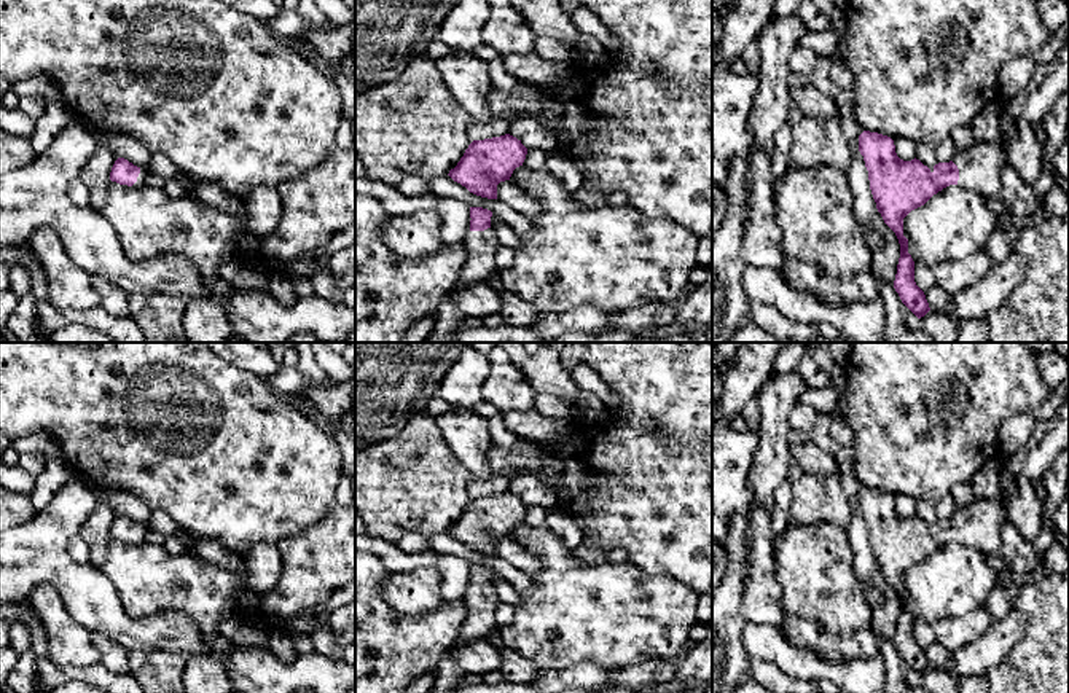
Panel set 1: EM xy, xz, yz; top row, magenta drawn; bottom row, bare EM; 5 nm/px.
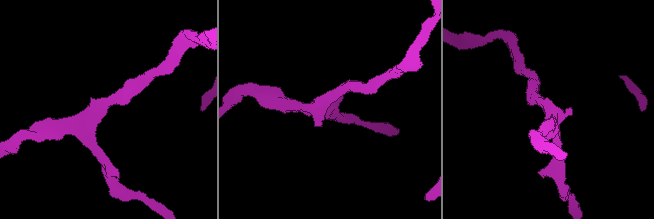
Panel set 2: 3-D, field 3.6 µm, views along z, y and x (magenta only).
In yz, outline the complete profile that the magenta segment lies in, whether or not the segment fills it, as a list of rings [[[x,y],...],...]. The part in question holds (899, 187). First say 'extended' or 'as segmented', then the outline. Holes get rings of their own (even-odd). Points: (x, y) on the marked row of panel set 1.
extended; [[[863,131],[859,135],[859,151],[868,170],[876,209],[900,244],[894,288],[902,303],[921,319],[930,307],[914,282],[914,261],[903,236],[903,218],[950,185],[999,196],[1000,172],[1007,164],[1007,142],[1002,140],[999,145],[975,142],[969,150],[957,150],[950,162],[938,162],[934,167],[916,158],[900,159],[894,140],[878,132]]]

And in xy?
extended; [[[118,158],[112,167],[110,180],[127,186],[143,186],[147,182],[147,169],[134,166],[124,158]]]

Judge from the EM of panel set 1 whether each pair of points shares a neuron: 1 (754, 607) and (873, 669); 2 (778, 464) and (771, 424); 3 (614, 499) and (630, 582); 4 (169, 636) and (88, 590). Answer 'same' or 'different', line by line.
1: different
2: same
3: different
4: same

